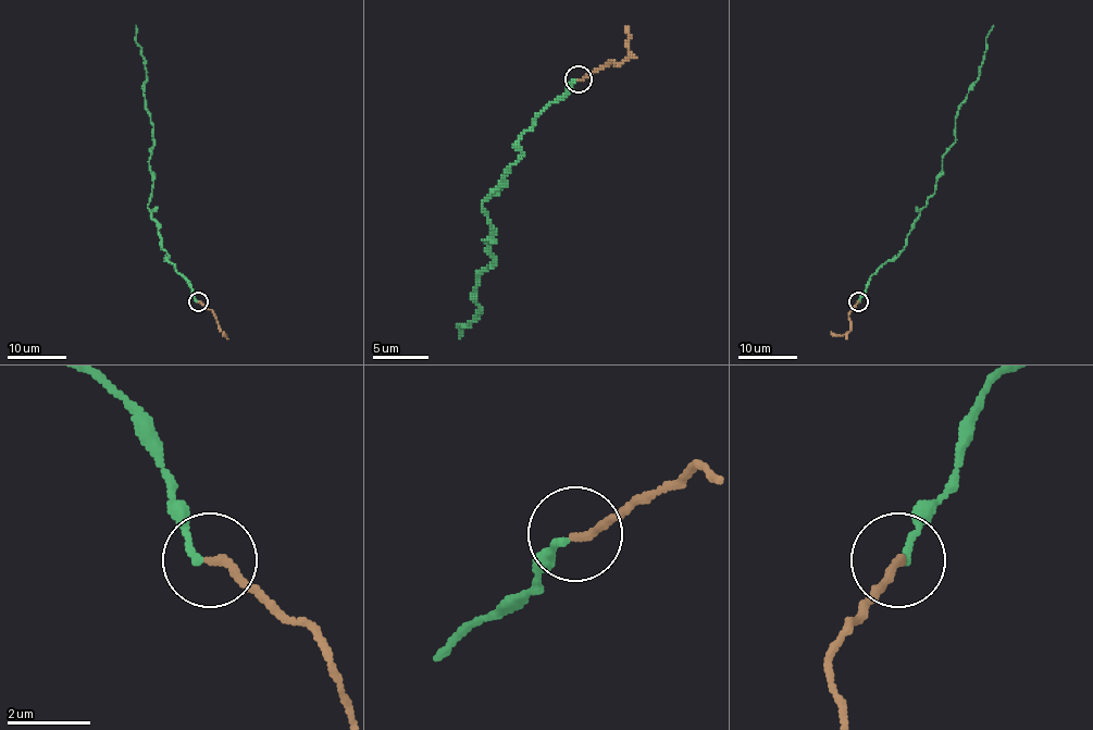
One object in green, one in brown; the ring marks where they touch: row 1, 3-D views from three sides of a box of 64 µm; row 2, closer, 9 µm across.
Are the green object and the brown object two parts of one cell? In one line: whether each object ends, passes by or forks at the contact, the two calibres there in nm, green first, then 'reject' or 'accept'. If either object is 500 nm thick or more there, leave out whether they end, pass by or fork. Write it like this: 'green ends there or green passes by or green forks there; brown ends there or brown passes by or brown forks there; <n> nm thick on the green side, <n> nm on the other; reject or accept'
green ends there; brown ends there; 160 nm thick on the green side, 200 nm on the other; accept

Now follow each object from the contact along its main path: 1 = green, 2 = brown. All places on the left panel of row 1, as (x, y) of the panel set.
1: (197, 300), (166, 259), (148, 206), (153, 140), (136, 25)
2: (197, 300), (213, 313), (224, 335), (224, 331)

